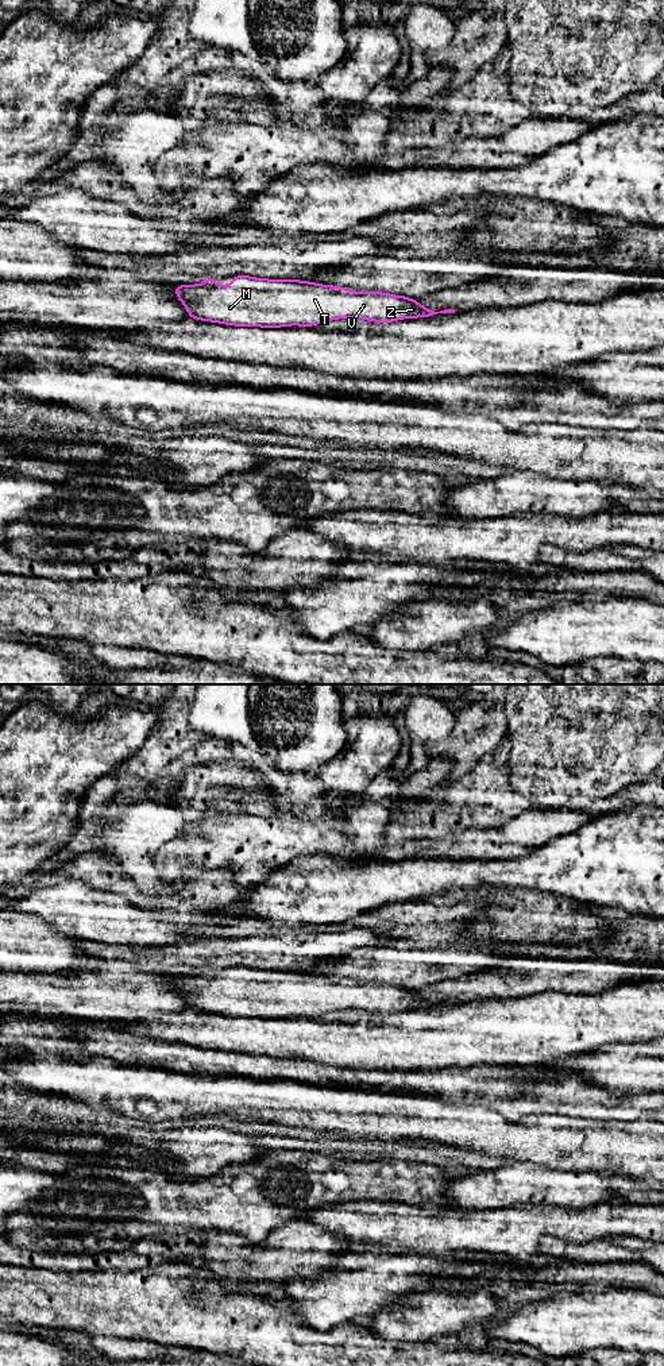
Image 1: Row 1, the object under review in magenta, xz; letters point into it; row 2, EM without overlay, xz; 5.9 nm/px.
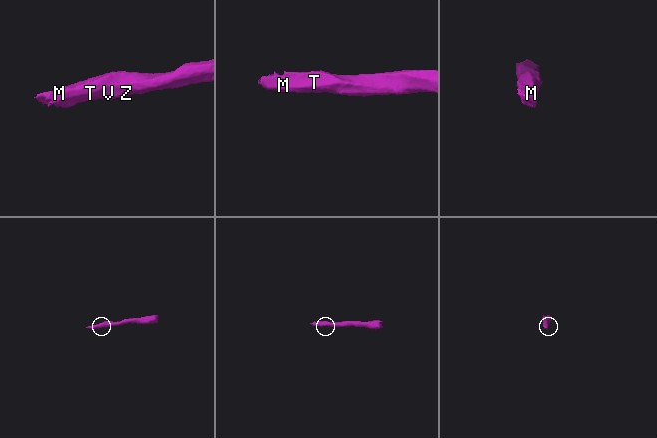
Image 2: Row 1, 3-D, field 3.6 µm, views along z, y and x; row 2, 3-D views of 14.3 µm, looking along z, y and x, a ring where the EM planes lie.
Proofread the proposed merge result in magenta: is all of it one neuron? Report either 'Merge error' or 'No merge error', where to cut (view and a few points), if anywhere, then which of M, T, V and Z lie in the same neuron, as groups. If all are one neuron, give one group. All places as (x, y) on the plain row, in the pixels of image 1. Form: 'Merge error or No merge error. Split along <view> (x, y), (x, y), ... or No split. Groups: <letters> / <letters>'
No merge error. No split. Groups: M T V Z

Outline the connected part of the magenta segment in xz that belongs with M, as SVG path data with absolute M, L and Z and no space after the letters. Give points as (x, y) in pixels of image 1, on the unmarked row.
M205 966L205 975L175 976L174 984L185 996L188 1008L200 1012L236 1018L313 1018L336 1010L358 1008L374 1014L394 1014L401 1010L429 1008L437 1004L455 1004L453 1000L431 1002L414 989L382 983L352 983L333 976L300 971L267 971L233 966L229 977L217 977L217 971Z

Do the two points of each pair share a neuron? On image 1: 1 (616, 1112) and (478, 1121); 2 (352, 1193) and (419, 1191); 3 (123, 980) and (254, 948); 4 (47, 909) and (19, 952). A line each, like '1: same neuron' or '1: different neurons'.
1: different neurons
2: same neuron
3: different neurons
4: different neurons

